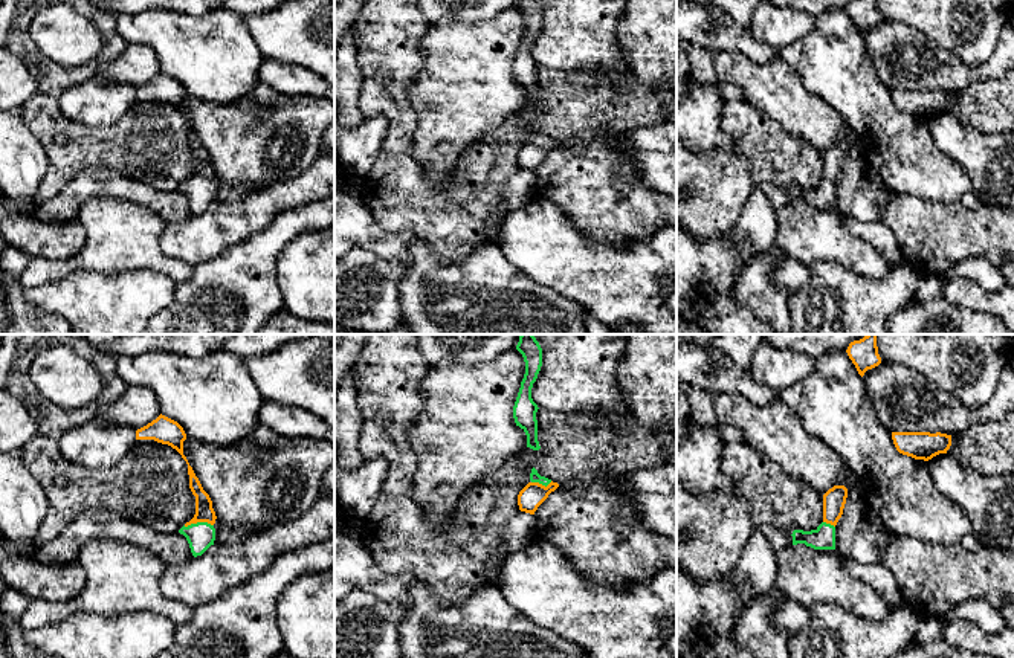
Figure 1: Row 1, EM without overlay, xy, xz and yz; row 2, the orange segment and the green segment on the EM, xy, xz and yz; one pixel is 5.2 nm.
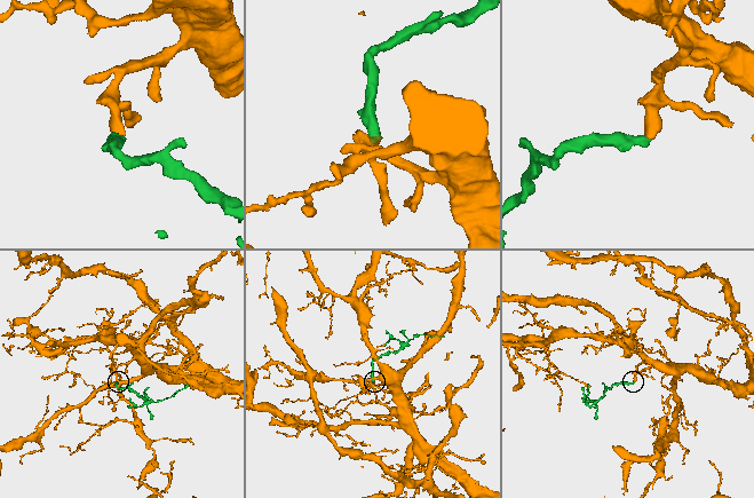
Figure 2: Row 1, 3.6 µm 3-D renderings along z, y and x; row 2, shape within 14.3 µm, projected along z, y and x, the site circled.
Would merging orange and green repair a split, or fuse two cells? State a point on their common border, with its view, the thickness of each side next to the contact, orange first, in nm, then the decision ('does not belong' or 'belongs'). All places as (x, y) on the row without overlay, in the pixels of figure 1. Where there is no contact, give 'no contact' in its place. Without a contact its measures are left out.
xy (197, 179) | 100/150 nm | belongs

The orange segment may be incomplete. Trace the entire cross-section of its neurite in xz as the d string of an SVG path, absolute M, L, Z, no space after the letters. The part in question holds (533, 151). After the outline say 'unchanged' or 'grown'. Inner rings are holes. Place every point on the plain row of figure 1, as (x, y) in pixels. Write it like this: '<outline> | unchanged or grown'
M533 125L530 131L530 140L519 150L518 163L521 169L534 173L538 165L548 156L551 150L559 145L557 140L541 134Z | grown

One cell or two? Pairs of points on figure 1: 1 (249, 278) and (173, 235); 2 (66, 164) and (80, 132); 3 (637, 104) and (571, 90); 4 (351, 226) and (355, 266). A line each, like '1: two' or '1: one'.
1: two
2: one
3: one
4: two

